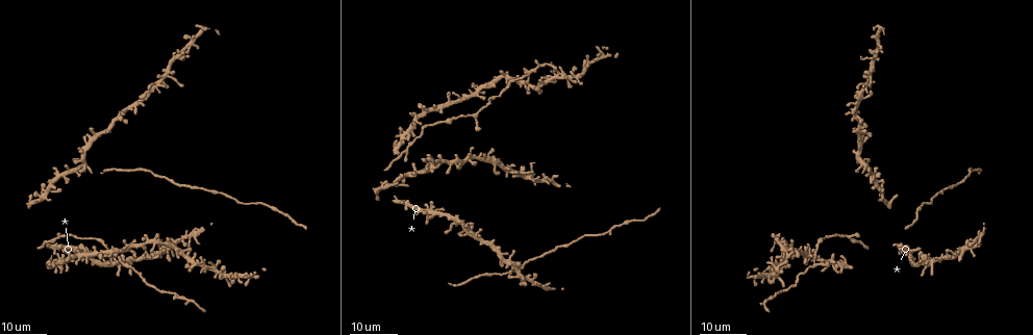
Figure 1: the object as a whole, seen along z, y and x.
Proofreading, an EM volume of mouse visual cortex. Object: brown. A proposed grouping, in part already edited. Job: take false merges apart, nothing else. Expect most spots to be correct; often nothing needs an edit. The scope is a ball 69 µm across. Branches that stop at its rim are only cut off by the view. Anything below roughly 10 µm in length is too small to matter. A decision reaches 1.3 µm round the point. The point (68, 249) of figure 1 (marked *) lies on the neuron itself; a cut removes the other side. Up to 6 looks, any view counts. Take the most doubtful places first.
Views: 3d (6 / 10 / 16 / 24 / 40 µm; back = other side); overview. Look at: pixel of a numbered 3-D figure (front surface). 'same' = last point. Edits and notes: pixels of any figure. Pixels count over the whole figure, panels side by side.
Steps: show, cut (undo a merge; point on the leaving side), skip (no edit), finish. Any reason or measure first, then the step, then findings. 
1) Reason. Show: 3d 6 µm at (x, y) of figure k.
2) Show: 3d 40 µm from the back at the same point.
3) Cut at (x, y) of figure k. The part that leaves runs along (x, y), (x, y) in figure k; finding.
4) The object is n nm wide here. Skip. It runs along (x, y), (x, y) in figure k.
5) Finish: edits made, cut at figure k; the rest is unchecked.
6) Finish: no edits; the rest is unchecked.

Thin arm on a thick one. Show: 3d 16 µm at (403, 153) of figure 1.

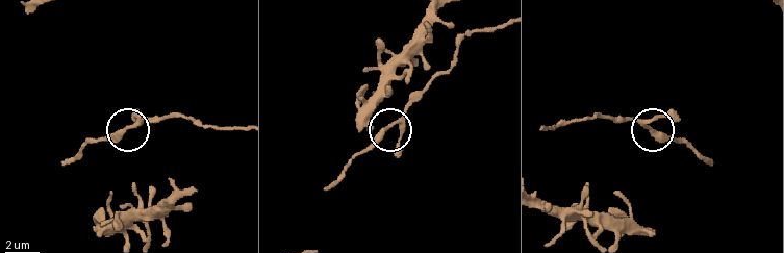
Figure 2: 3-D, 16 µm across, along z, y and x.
Closer look. Show: 3d 6 µm at (390, 125) of figure 2.

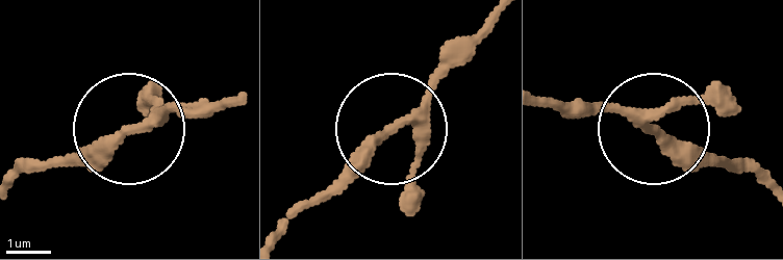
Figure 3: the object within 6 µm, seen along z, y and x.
3 arms meet here. Skip. Continuous, no second neuron.

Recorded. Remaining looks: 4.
Show: 3d 16 µm at (530, 261) of figure 1.

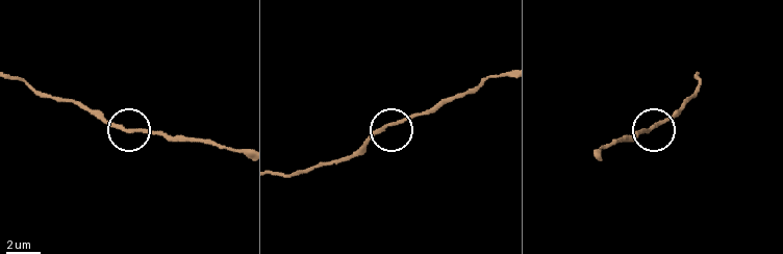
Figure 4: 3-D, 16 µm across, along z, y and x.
Show: 3d 6 µm at (646, 132) of figure 4.

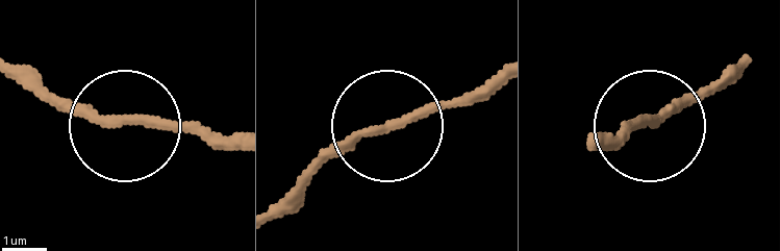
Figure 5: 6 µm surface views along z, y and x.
Skip. Continuous, no second neuron.

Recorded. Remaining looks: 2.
Show: 3d 24 µm at (498, 95) of figure 1.

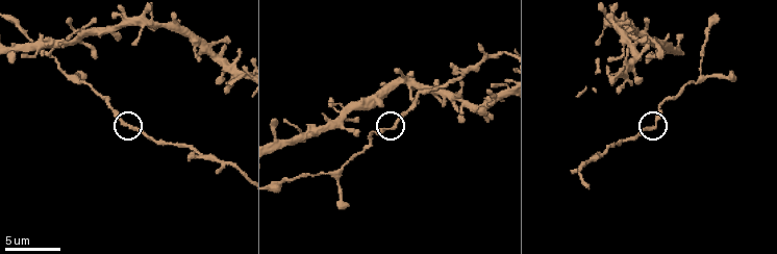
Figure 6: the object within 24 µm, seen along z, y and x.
Show: 3d 6 µm at (125, 124) of figure 6.

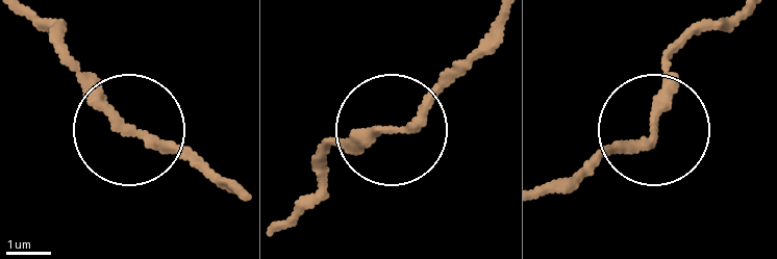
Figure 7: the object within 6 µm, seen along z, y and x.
The object is 210 nm wide here. Skip. It runs along (47, 20), (70, 72), (115, 117), (222, 180) in figure 7; continuous, no second neuron.

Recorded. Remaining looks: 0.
Finish: no edits; the rest is unchecked.

